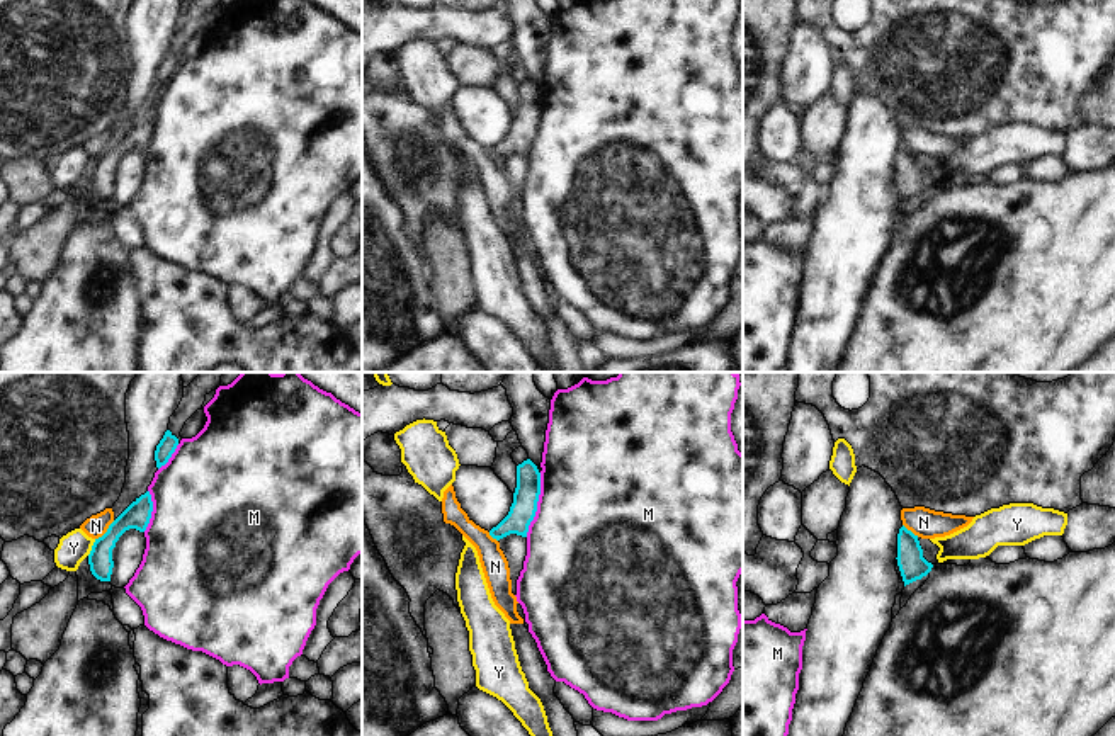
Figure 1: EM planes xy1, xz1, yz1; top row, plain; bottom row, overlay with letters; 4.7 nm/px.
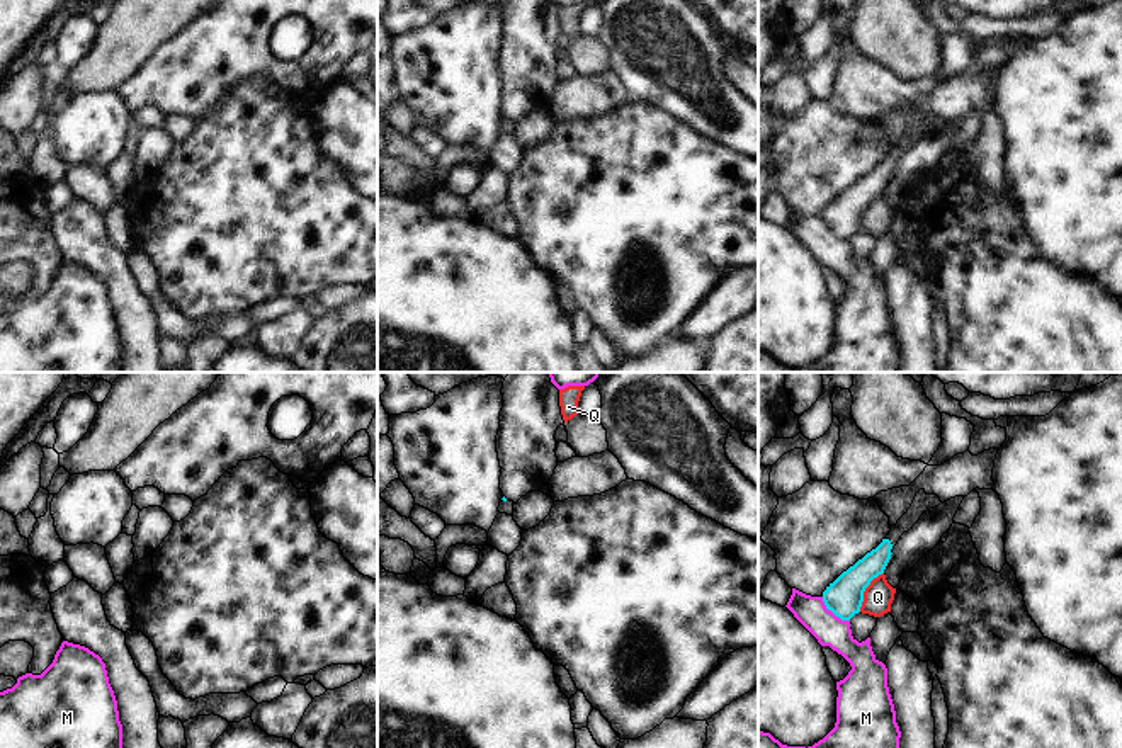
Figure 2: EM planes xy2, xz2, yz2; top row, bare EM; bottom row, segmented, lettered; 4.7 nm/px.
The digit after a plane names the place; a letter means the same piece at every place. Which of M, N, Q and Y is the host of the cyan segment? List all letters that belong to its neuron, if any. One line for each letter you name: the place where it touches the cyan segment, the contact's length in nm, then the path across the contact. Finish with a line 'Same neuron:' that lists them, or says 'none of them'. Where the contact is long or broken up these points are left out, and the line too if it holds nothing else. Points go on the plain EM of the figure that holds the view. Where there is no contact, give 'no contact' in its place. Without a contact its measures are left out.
Same neuron: none of them

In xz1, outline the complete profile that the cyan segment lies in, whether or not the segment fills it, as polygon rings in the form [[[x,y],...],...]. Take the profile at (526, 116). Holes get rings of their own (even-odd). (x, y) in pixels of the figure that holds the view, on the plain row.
[[[527,78],[517,85],[517,107],[508,134],[490,150],[496,160],[517,153],[527,156],[529,144],[535,136],[541,114],[541,92],[537,85]]]

